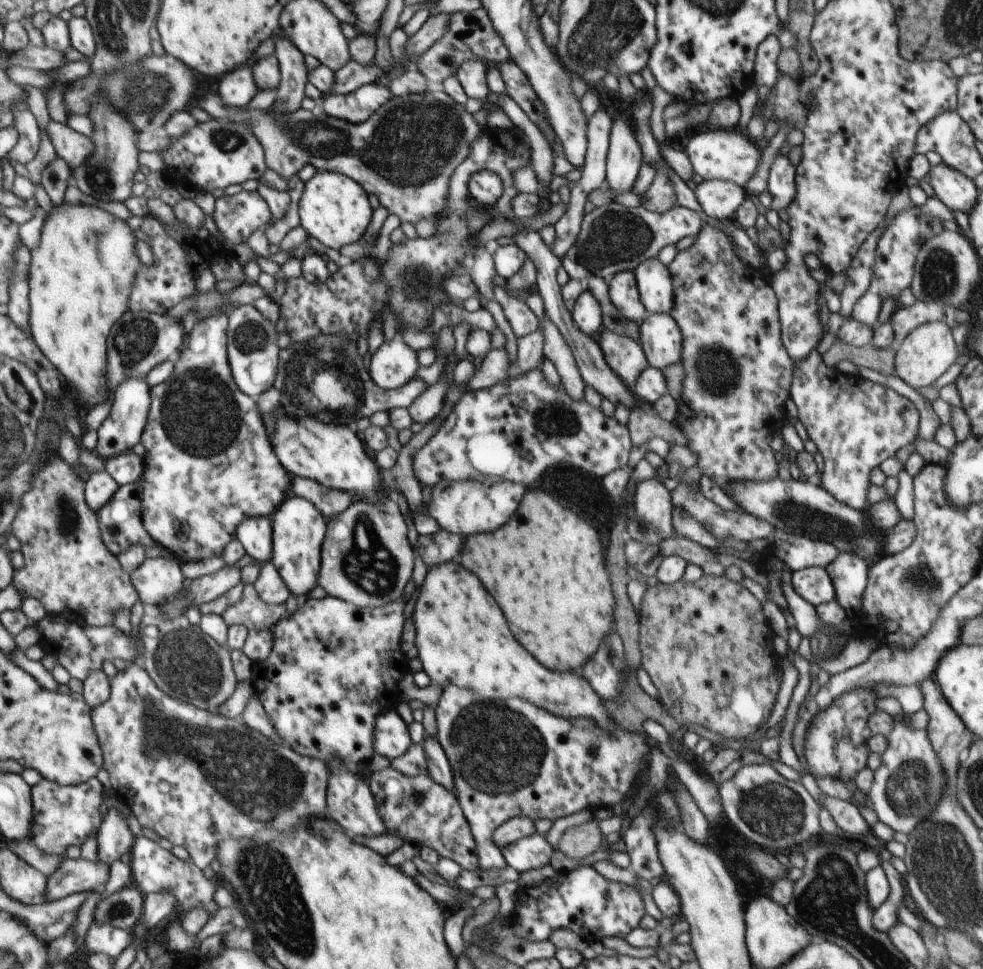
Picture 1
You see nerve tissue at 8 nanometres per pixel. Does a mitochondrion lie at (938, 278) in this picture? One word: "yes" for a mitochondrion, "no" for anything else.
yes

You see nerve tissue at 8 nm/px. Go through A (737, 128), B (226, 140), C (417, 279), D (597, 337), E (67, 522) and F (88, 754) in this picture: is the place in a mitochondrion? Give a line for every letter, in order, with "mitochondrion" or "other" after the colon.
A: other
B: mitochondrion
C: mitochondrion
D: other
E: mitochondrion
F: other

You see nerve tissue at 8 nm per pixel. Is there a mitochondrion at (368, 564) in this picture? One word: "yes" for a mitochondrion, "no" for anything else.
yes

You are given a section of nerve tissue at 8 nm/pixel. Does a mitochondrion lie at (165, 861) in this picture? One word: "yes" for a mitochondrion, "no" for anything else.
no

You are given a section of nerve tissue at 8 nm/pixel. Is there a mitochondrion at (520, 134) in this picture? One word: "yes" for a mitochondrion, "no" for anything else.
no

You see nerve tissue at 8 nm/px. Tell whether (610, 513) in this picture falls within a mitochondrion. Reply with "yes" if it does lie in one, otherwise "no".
yes

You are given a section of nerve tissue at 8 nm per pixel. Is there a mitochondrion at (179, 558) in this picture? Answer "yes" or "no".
no

